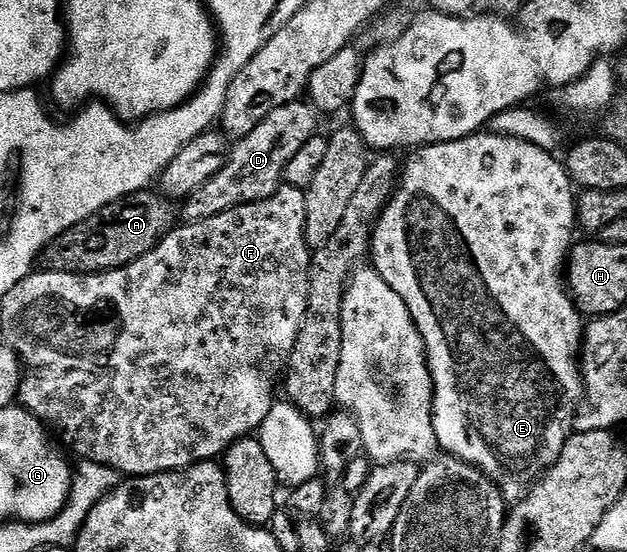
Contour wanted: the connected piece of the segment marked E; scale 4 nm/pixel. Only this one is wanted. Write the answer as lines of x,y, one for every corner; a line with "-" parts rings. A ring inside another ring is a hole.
489,129
456,141
431,143
417,148
411,155
414,156
401,168
394,195
374,227
372,265
380,277
384,277
384,281
388,281
396,293
400,293
400,301
408,305
408,313
426,346
426,360
430,362
430,376
434,382
434,432
439,448
445,454
463,459
471,467
485,469
496,480
499,488
529,488
560,457
571,434
576,412
584,399
580,370
584,316
571,299
564,278
566,260
570,248
576,242
574,231
578,227
578,201
574,182
563,160
559,156
557,159
557,154
511,135
498,135

